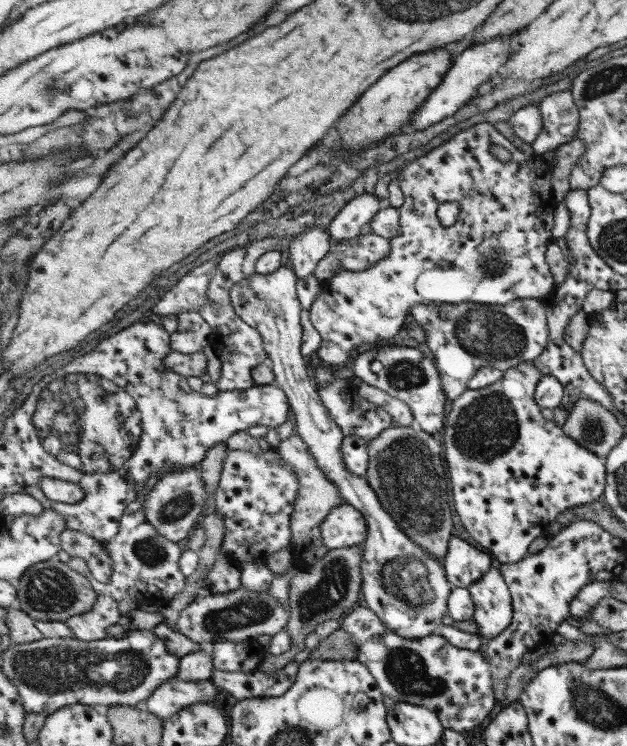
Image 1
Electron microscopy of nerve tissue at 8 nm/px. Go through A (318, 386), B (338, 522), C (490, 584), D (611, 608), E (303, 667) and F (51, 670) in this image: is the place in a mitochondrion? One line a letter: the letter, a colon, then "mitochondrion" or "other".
A: other
B: other
C: other
D: other
E: other
F: mitochondrion

